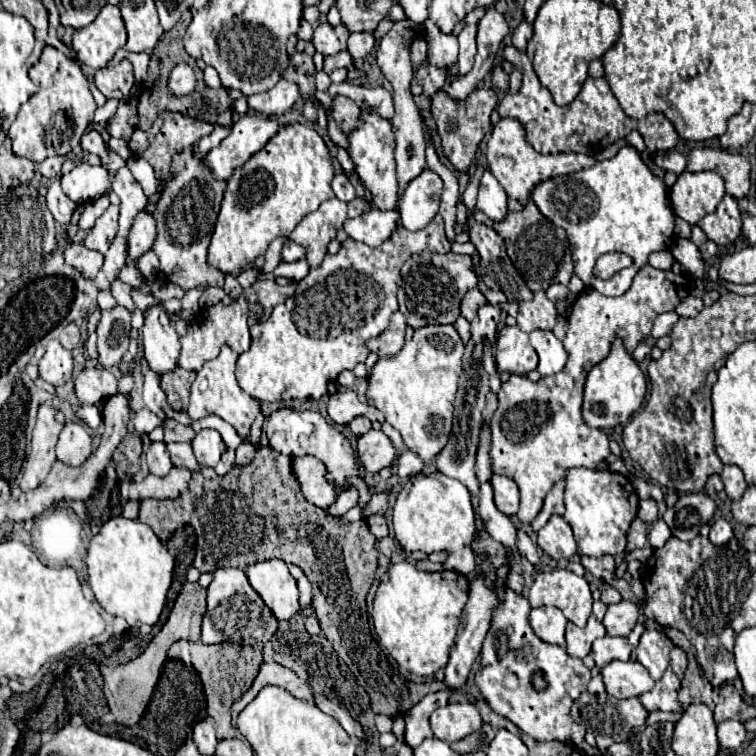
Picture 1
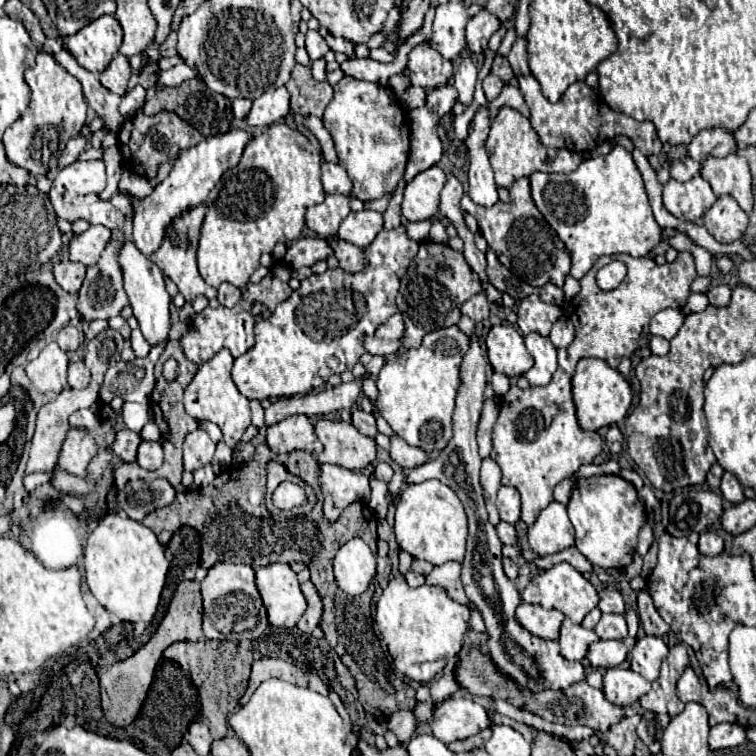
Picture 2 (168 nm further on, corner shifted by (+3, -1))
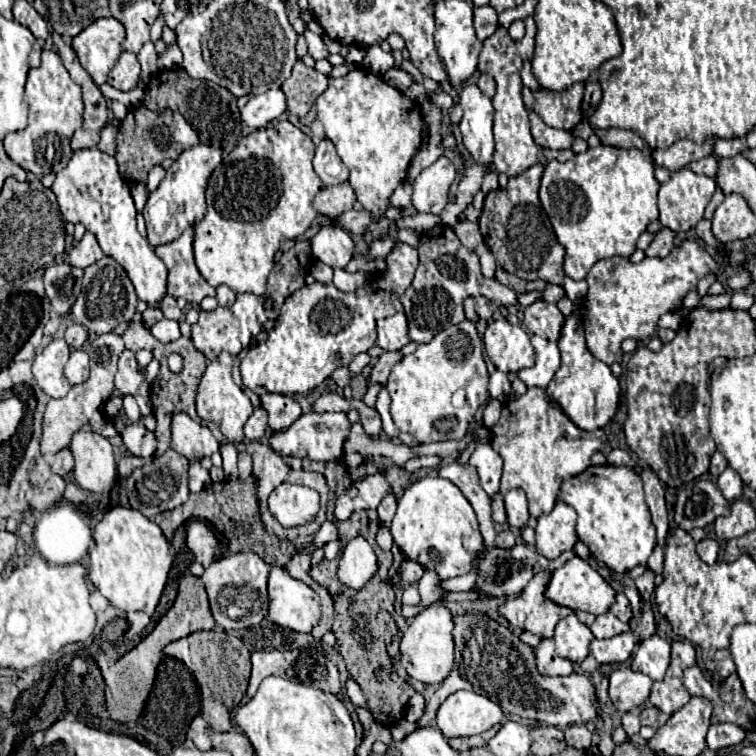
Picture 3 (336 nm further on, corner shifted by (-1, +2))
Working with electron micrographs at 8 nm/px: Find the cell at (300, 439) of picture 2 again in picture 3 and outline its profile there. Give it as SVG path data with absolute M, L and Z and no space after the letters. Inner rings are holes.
M264 394L260 396L260 406L268 412L268 426L272 430L288 428L302 414L298 402L284 394Z

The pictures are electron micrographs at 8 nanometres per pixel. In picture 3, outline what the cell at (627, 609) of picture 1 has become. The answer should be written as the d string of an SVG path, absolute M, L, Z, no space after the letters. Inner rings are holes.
M606 612L606 614L596 616L596 620L594 620L594 624L590 626L590 630L592 630L592 634L594 634L596 638L612 638L612 636L616 636L616 634L628 632L630 626L624 624L624 622L620 622L616 616L612 616L612 612Z

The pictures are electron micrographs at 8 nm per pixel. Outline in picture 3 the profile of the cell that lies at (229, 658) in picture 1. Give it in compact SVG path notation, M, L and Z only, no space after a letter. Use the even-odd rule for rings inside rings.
M224 630L198 631L170 643L162 654L175 657L187 666L201 692L202 718L216 732L228 732L232 728L230 711L246 696L246 686L250 678L250 650L244 646L244 642Z

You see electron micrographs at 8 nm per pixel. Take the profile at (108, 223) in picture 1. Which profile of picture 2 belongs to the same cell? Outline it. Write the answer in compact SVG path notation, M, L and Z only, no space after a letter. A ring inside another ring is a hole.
M90 225L82 235L76 235L70 241L70 259L84 265L96 265L100 253L104 251L110 239L110 229L104 225Z

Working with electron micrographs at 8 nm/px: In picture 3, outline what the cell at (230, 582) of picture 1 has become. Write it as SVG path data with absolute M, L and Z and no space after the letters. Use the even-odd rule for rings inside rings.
M238 552L212 562L212 566L204 570L202 582L206 586L216 624L220 624L226 630L258 626L260 620L268 614L268 572L270 566L252 552Z

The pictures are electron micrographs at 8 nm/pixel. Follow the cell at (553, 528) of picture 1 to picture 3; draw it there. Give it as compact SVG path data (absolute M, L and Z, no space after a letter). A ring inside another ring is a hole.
M558 502L550 514L538 518L536 552L548 560L558 558L564 550L572 550L576 542L576 512L568 504Z

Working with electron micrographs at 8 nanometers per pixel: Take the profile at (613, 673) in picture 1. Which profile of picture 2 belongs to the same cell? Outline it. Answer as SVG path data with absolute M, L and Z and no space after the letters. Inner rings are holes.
M610 667L604 675L602 691L610 703L628 707L650 691L650 681L632 669Z

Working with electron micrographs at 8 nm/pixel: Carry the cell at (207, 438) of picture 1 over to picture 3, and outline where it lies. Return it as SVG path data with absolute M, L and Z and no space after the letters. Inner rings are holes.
M174 414L172 416L172 442L170 446L186 456L190 462L202 460L218 452L218 440L212 436L208 426L194 422L188 414Z

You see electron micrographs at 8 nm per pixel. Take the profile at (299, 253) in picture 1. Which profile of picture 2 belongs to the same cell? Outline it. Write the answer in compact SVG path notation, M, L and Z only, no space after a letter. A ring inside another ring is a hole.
M302 237L288 243L288 251L284 255L284 263L290 269L312 267L316 261L326 259L332 253L332 247L320 237Z

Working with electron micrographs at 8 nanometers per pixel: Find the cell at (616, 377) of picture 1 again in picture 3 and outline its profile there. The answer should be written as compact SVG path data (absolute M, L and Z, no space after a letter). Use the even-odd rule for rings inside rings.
M574 314L566 318L558 346L562 352L562 366L546 388L548 400L552 400L552 404L556 404L578 428L588 432L604 428L614 418L622 396L618 378L614 378L614 374L610 372L610 366L596 360L592 352L588 352L586 340L582 336L582 320Z

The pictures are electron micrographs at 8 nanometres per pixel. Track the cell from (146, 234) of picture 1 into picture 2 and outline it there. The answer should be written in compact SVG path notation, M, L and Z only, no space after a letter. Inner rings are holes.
M232 129L224 135L206 137L196 147L182 151L182 155L174 163L170 175L160 185L156 185L152 195L144 197L134 211L134 245L136 245L136 249L140 253L144 253L146 257L150 257L162 245L166 225L174 217L178 217L182 211L192 209L198 203L206 201L208 193L220 181L224 171L236 167L236 163L240 161L240 155L244 153L244 149L252 141L252 137L254 135L246 129Z

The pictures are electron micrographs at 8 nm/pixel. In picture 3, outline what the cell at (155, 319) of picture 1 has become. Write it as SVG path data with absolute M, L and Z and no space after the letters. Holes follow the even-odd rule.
M98 148L76 150L72 160L68 162L66 170L56 174L52 190L54 190L56 198L58 198L58 206L60 206L60 212L62 212L64 220L72 222L72 224L82 222L88 228L88 232L92 232L96 236L102 252L106 256L112 256L128 272L128 276L130 276L130 280L132 280L132 284L136 288L138 298L148 302L150 308L158 308L162 298L166 296L166 276L168 276L168 272L166 272L164 262L156 256L154 248L150 248L150 244L136 230L136 206L134 206L134 200L130 196L130 186L124 182L124 178L118 172L118 164L116 164L114 156L104 154Z

